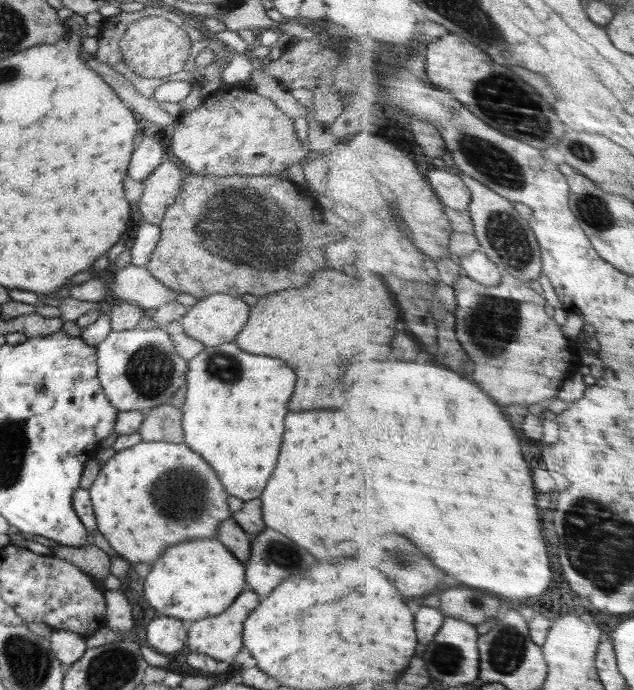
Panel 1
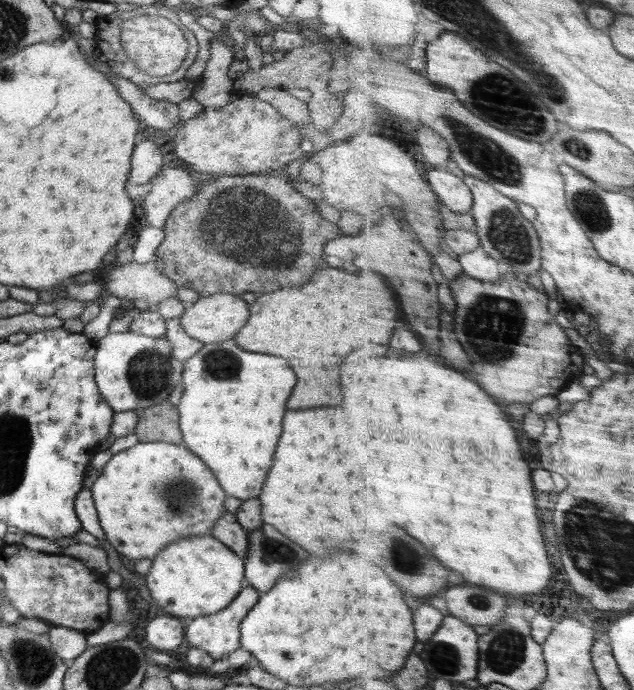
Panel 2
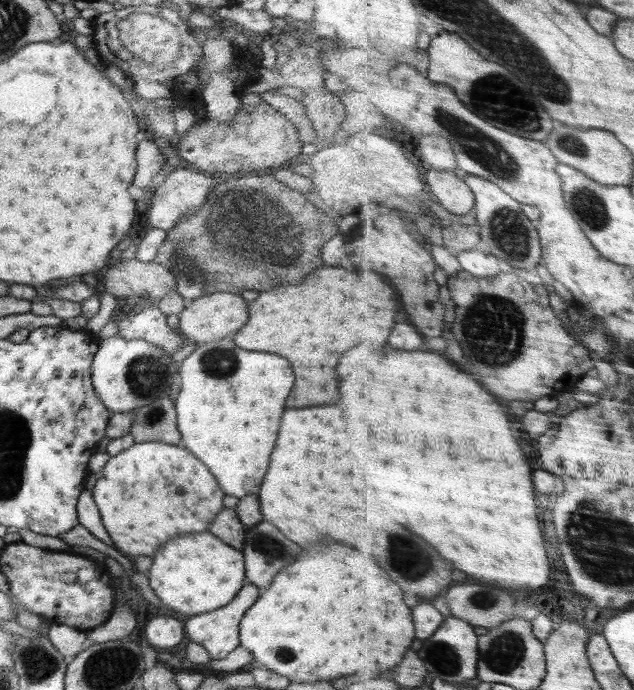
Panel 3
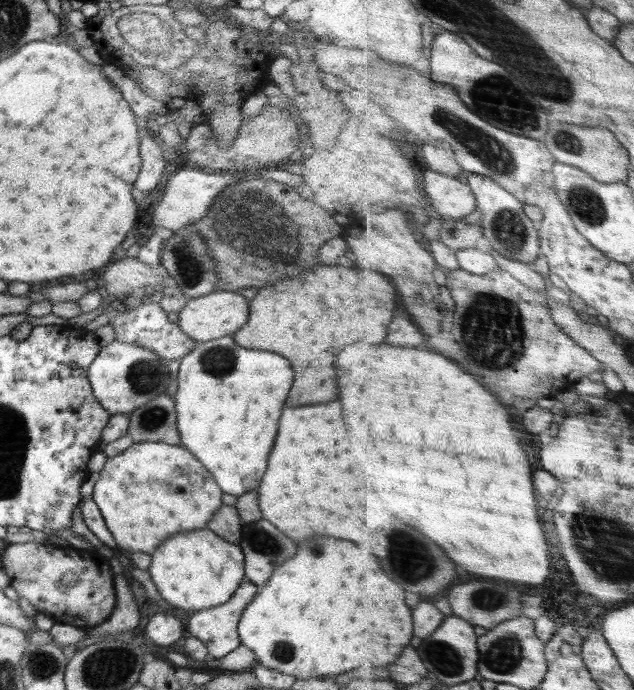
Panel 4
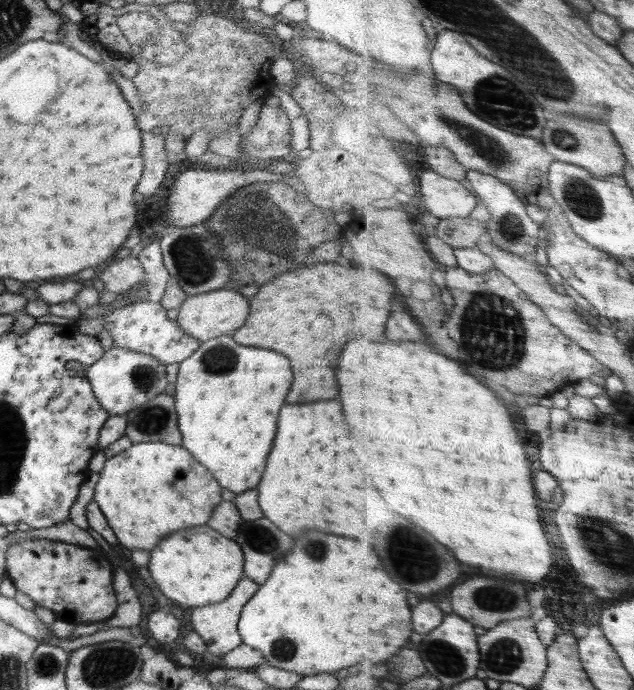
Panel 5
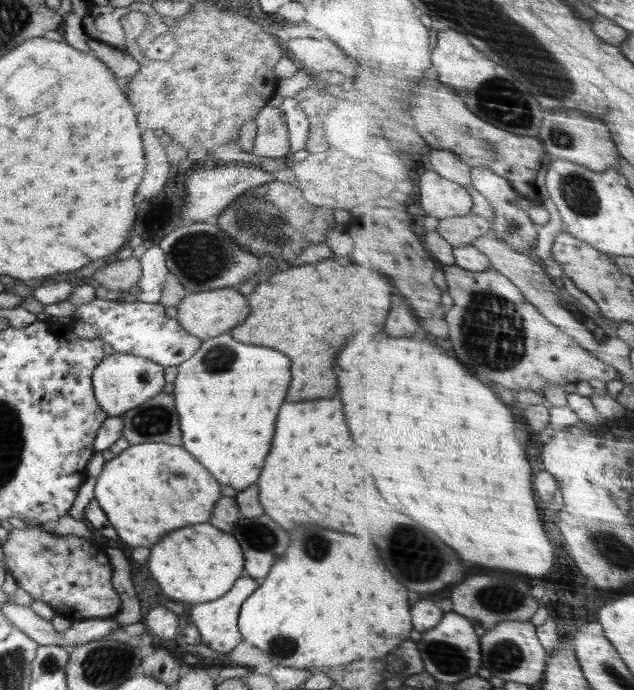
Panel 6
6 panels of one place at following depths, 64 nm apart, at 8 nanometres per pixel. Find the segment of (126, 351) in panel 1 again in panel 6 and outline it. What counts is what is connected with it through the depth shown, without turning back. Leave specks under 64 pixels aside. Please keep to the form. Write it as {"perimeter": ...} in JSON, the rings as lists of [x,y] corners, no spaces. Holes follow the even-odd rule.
{"perimeter":[[[113,352],[109,356],[104,356],[92,372],[92,388],[95,398],[108,417],[120,417],[132,408],[140,406],[154,395],[162,392],[164,384],[166,381],[164,380],[163,366],[132,354]]]}

